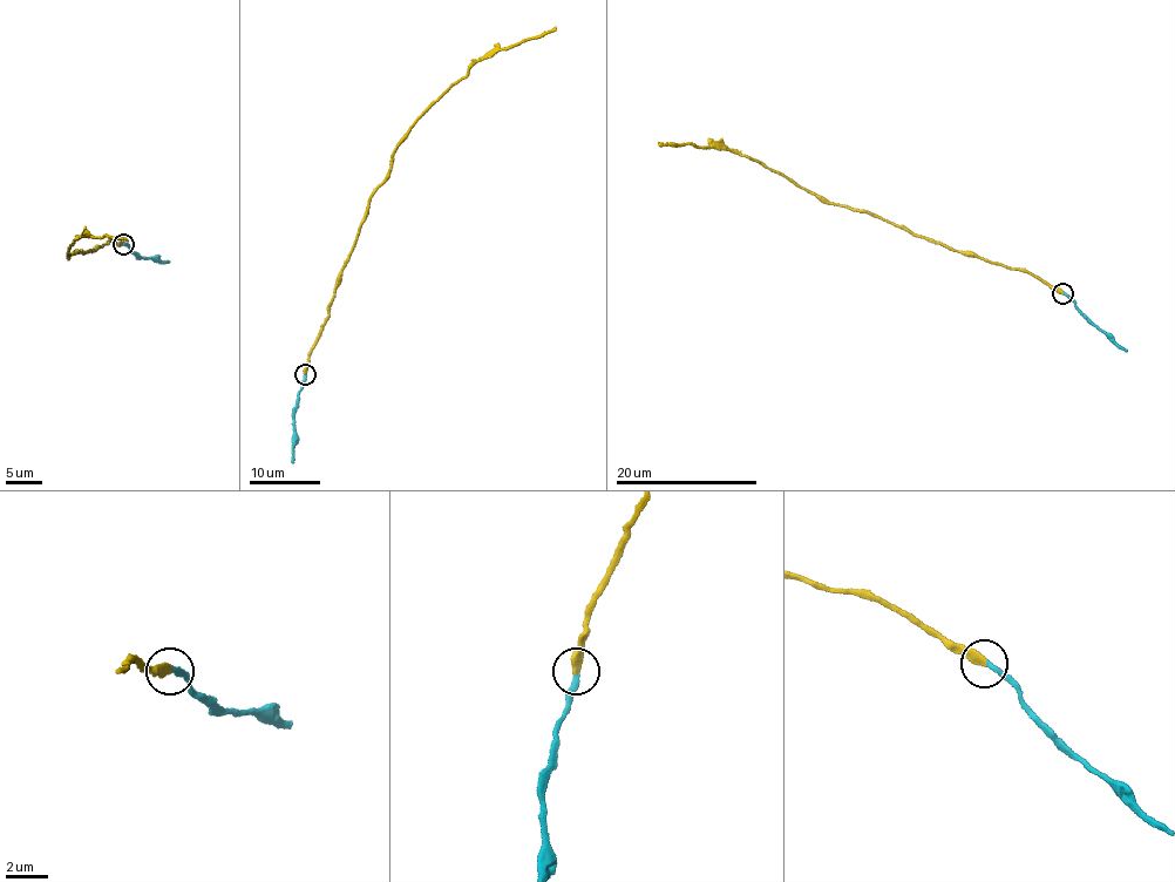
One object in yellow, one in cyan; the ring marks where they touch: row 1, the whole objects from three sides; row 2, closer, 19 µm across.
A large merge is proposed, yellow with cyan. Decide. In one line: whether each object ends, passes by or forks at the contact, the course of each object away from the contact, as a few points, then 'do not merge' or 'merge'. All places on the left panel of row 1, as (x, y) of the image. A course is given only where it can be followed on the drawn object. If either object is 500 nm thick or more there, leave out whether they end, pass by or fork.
yellow ends there; cyan ends there; yellow runs (122, 243), (113, 244), (110, 241), (93, 251), (75, 253), (76, 251), (66, 257), (80, 236), (126, 238); cyan runs (122, 243), (141, 257), (157, 256), (169, 262); merge

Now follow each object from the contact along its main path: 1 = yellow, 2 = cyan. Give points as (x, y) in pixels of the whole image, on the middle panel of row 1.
1: (305, 374), (338, 275), (400, 140), (477, 61), (556, 26)
2: (305, 374), (293, 416), (293, 463)

